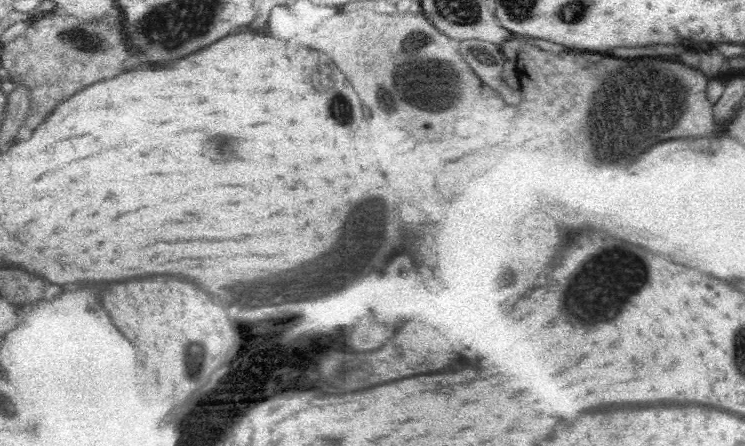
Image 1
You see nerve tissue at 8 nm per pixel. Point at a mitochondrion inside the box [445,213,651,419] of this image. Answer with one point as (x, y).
(616, 274)

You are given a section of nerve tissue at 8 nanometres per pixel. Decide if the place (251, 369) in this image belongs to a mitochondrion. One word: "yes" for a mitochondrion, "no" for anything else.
no

